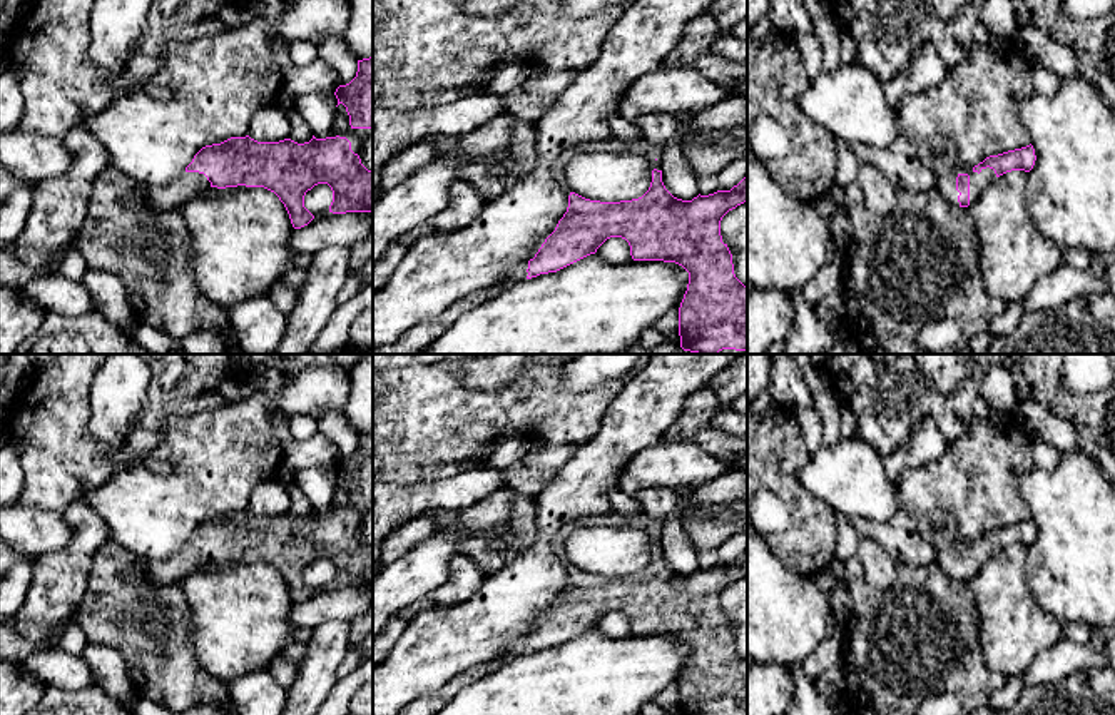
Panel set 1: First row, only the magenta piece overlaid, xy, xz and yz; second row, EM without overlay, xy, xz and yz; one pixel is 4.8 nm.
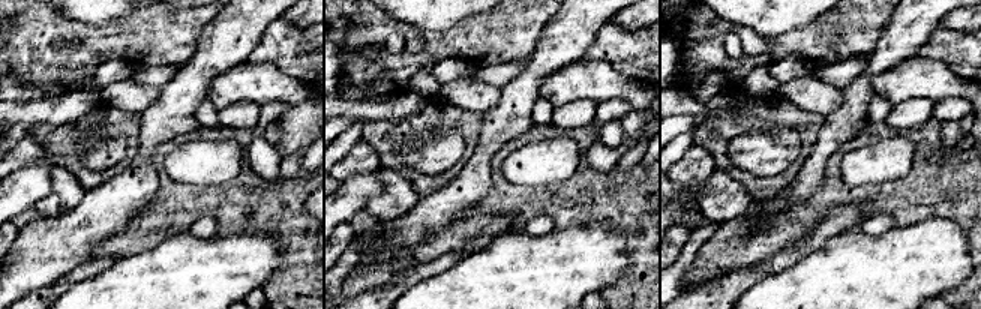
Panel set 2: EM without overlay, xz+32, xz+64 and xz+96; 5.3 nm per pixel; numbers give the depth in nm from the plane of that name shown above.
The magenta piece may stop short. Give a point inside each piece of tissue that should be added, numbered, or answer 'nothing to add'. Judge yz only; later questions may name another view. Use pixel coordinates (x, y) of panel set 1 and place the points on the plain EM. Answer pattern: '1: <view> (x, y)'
1: yz (938, 528)

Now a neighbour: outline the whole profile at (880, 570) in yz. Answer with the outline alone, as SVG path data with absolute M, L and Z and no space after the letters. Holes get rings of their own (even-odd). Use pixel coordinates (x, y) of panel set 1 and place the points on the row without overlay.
M861 540L856 555L864 570L864 578L876 588L888 590L896 580L896 561L871 540Z

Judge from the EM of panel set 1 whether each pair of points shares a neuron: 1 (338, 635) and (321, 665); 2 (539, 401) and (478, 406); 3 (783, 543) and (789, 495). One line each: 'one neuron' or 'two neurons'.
1: one neuron
2: one neuron
3: one neuron

